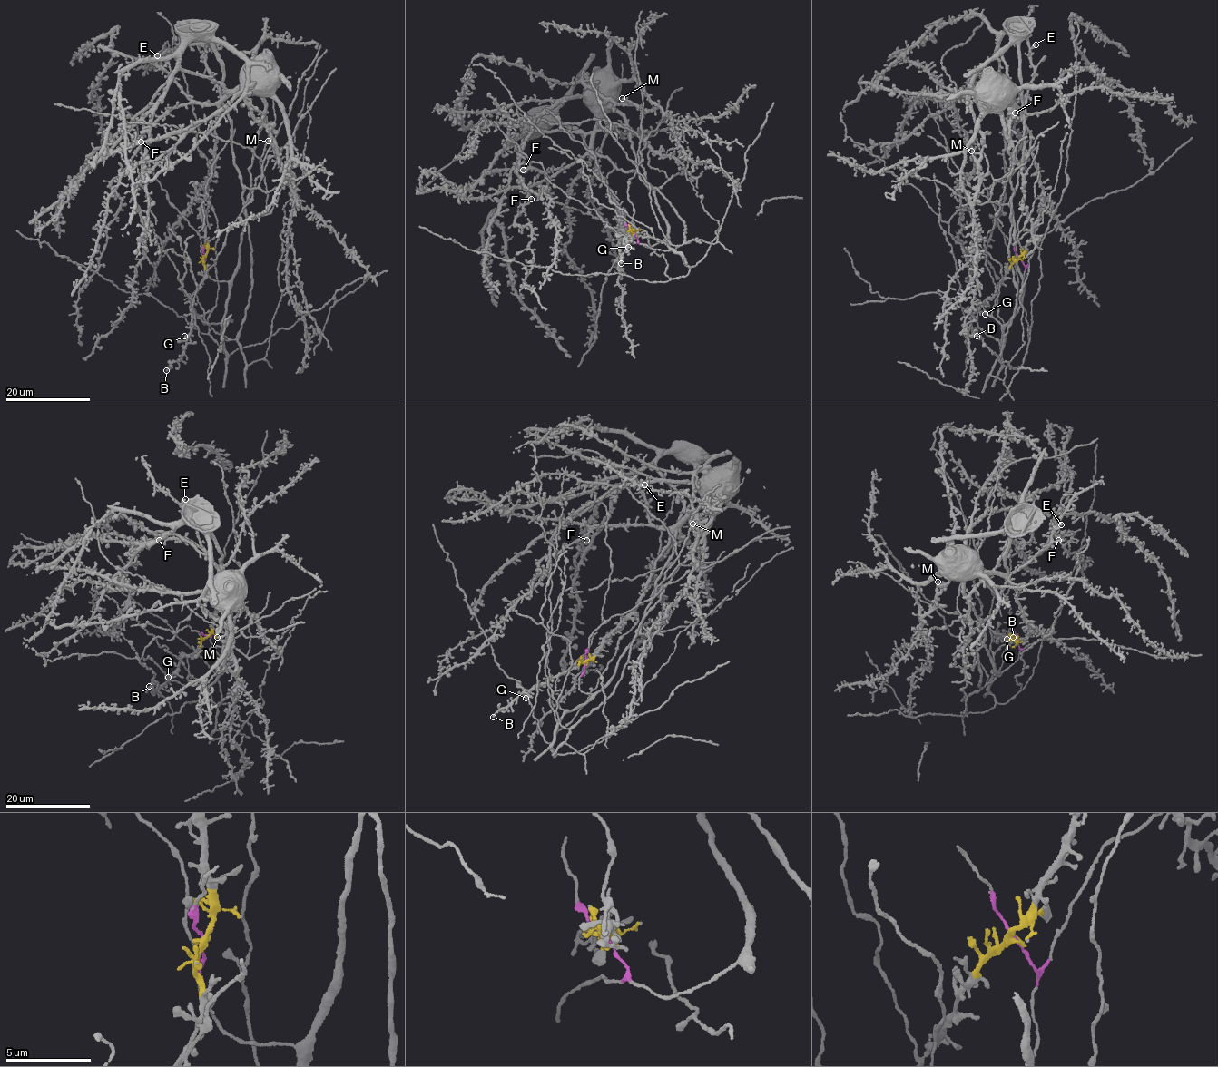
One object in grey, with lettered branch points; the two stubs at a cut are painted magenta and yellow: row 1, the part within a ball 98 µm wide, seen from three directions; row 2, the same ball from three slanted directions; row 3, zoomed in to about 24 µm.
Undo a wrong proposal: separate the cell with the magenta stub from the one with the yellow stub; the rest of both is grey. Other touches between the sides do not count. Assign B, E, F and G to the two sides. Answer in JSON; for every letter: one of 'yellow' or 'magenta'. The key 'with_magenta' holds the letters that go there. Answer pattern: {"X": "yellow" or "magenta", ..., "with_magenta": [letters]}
{"B": "yellow", "E": "yellow", "F": "yellow", "G": "yellow", "with_magenta": []}

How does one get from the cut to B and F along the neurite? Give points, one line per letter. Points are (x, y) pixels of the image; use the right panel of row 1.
B: (1020, 259), (1006, 272), (996, 293), (972, 314), (970, 327), (977, 335)
F: (1020, 259), (1037, 219), (1042, 190), (1031, 132), (1021, 112), (1022, 97), (1010, 103), (1009, 110), (1015, 113)

